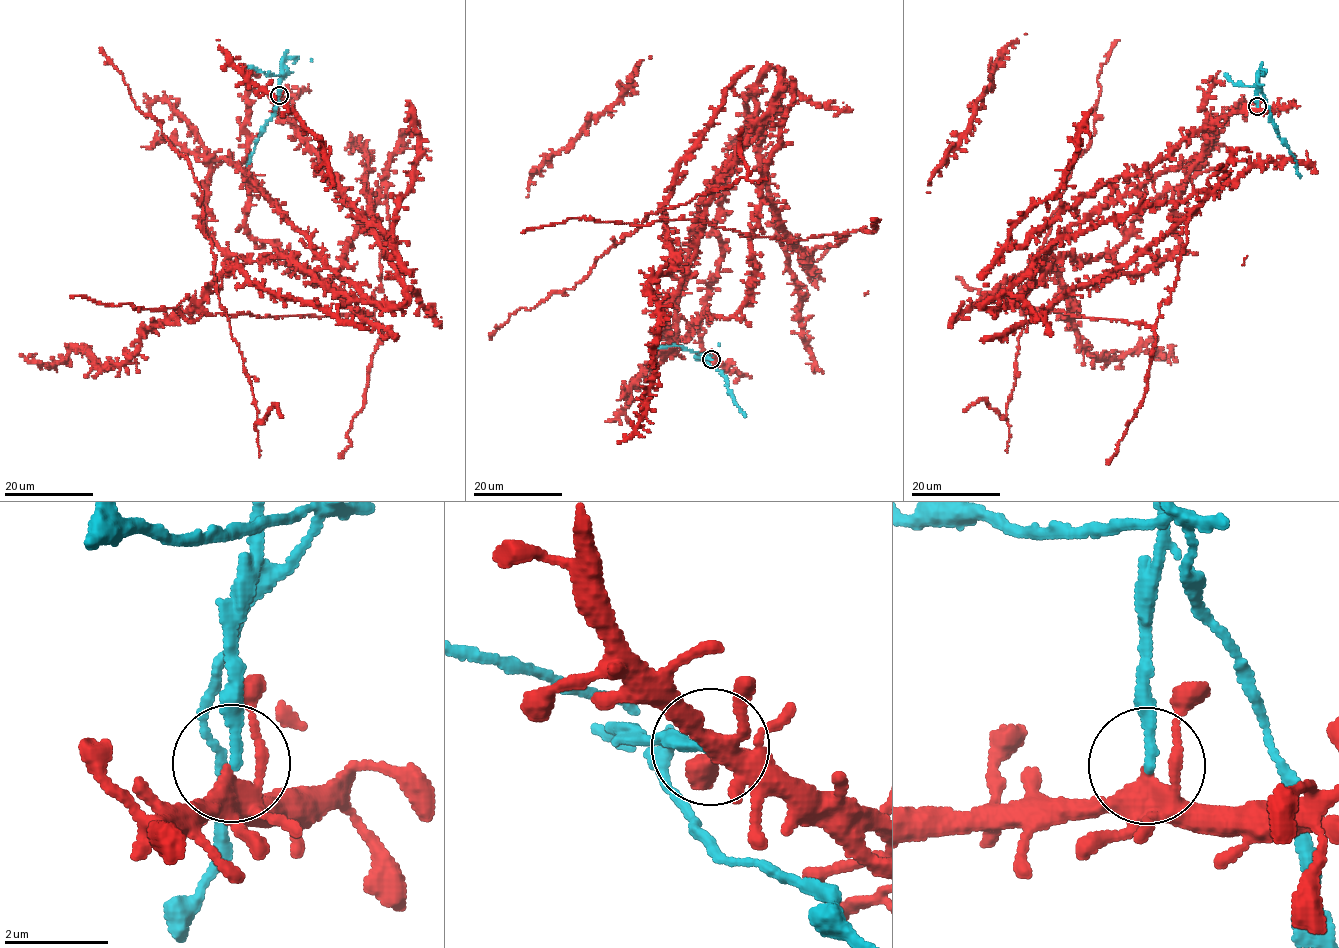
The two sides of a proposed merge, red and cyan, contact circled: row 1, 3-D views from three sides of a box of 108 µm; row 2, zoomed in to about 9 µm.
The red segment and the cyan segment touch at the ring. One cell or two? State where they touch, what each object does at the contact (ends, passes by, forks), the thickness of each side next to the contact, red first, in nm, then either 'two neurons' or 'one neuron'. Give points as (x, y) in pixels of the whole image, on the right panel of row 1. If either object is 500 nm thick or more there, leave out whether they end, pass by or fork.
at (1257, 106); red forks there; cyan ends there; 280 nm thick on the red side, 200 nm on the other; two neurons

